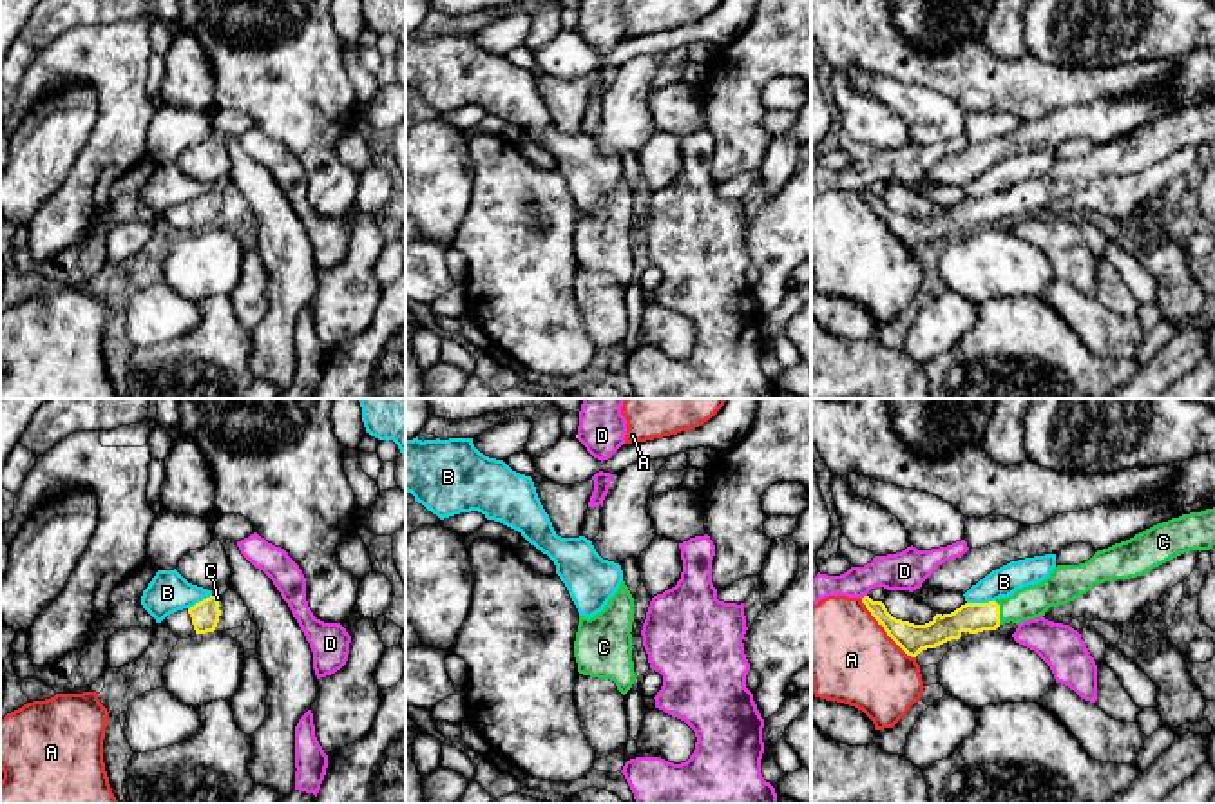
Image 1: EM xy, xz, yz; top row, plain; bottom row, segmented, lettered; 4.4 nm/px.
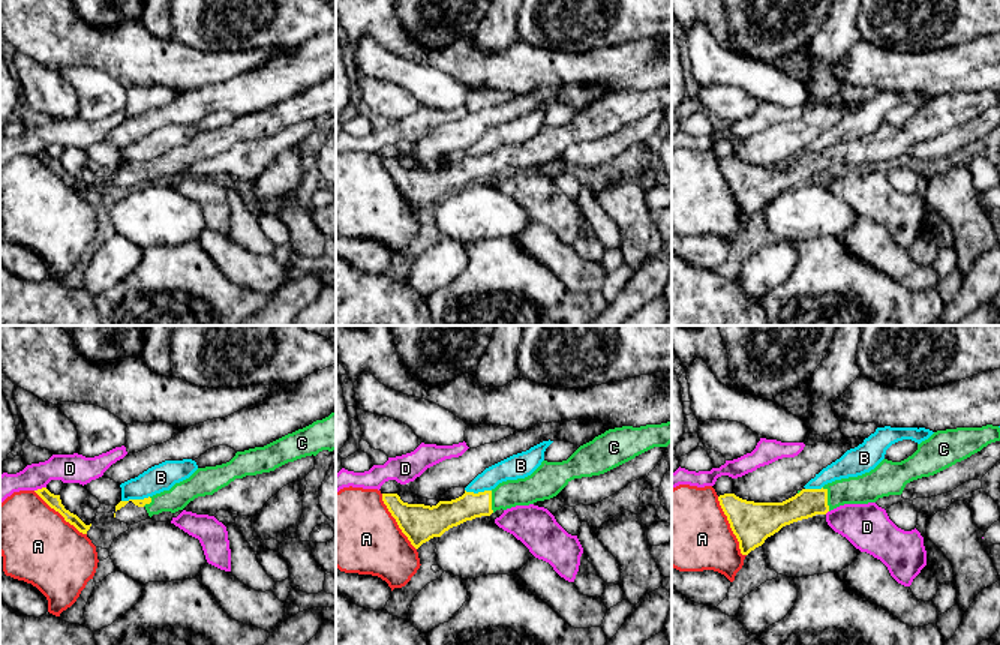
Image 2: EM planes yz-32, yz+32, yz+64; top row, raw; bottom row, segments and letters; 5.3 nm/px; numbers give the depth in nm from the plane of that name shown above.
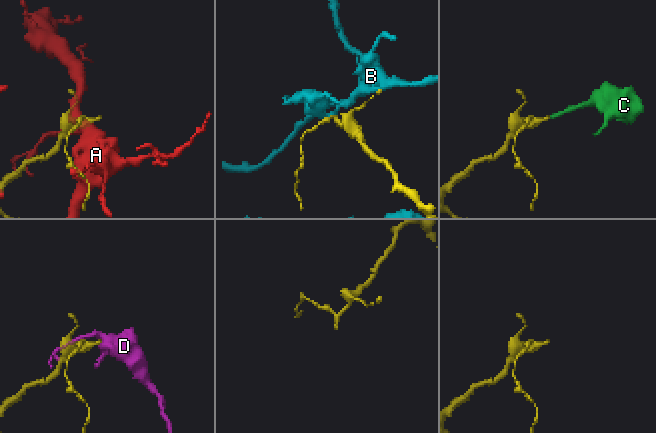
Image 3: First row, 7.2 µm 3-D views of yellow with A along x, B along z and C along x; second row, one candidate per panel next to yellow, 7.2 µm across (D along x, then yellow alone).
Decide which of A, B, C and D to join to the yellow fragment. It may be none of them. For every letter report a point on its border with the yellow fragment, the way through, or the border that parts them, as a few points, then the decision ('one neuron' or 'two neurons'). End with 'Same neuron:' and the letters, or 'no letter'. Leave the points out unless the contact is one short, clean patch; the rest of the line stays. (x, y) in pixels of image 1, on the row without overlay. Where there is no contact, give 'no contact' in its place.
A: contact yz (884, 223); two neurons
B: contact yz (980, 198); border yz (994, 194), (967, 198); two neurons
C: contact yz (998, 207); way yz (973, 212), (998, 207), (1018, 203), (1031, 196); one neuron
D: contact yz (864, 191); two neurons
Same neuron: C

